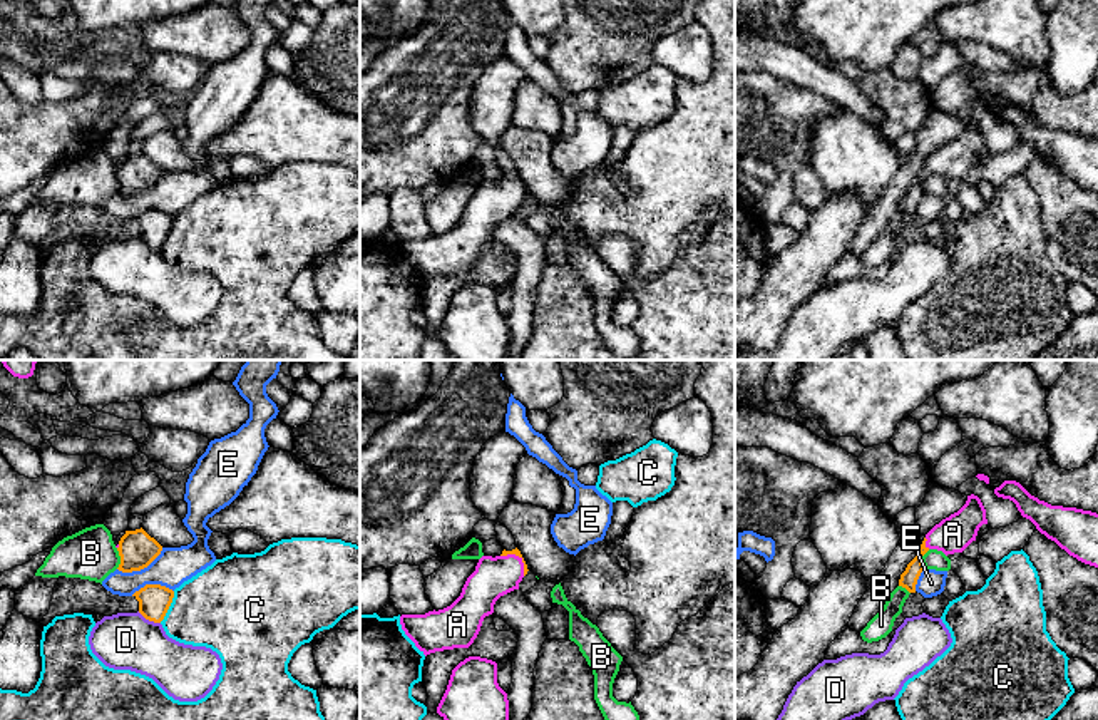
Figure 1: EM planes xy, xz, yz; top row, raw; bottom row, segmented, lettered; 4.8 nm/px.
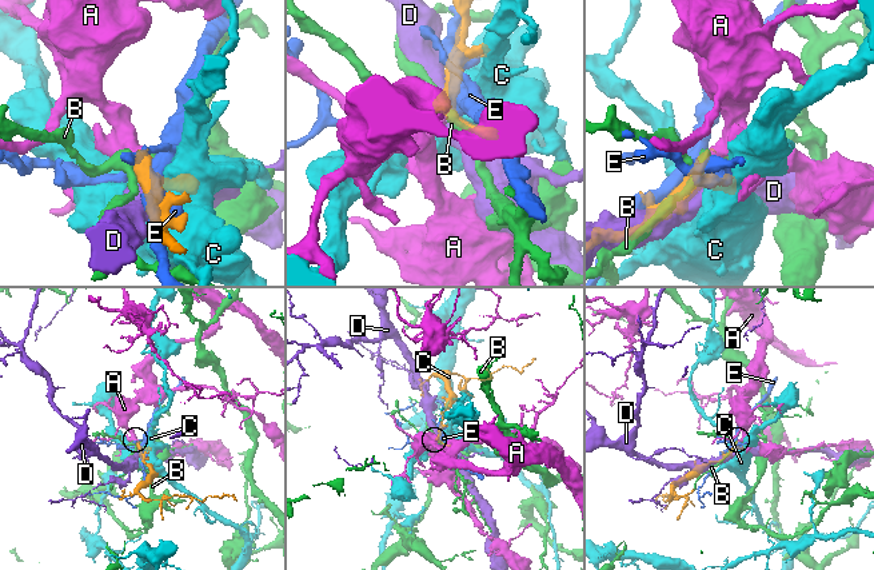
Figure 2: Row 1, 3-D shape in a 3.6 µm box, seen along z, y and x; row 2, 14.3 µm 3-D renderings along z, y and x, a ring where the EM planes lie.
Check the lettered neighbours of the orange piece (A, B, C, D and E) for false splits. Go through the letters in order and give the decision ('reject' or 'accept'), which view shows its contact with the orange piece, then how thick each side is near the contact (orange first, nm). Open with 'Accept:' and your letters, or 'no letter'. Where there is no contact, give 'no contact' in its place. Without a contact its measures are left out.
Accept: A
A: accept | yz | 80/180 nm
B: reject | xy | 180/240 nm
C: reject | xy | 160/400 nm
D: reject | xy | 160/280 nm
E: reject | xy | 180/180 nm

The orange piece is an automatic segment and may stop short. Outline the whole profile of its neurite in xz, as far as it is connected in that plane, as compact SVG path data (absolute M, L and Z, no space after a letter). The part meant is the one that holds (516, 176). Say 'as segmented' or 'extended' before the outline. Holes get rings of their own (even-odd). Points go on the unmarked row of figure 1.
extended; M517 172L504 174L495 183L482 181L460 221L450 231L425 239L402 239L402 255L425 281L444 275L469 273L484 243L494 238L495 226L519 214L527 196Z

